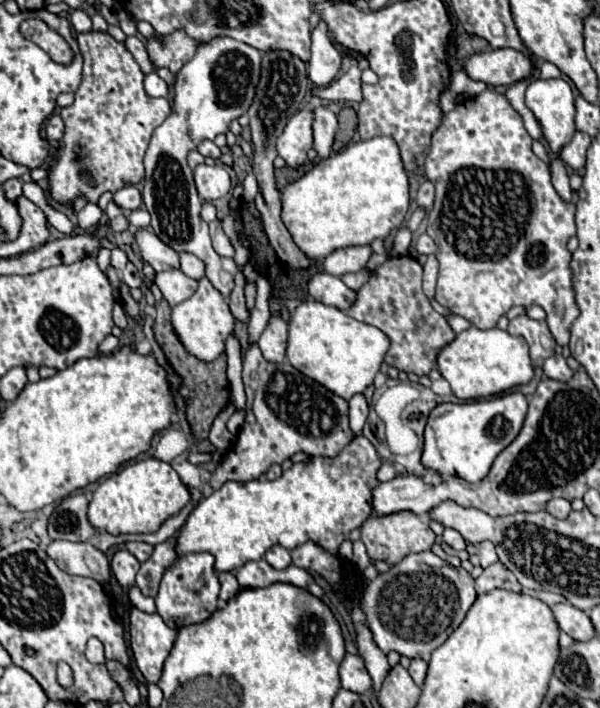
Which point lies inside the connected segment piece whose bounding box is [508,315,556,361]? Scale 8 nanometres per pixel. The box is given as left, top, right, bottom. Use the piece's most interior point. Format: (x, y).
(537, 335)

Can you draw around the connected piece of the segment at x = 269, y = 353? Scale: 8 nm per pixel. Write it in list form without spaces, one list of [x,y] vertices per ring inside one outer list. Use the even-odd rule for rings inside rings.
[[[272,317],[262,337],[258,339],[258,347],[266,361],[282,363],[286,359],[286,337],[288,337],[286,321],[282,317]]]

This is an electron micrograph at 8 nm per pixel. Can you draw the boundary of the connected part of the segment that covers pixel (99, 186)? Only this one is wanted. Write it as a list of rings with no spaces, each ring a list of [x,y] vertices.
[[[88,31],[78,35],[78,45],[84,55],[84,73],[82,85],[74,93],[74,103],[60,111],[64,121],[64,137],[58,143],[58,151],[50,159],[48,173],[48,193],[60,205],[72,207],[78,197],[86,197],[90,203],[98,203],[98,199],[110,191],[116,193],[124,185],[136,185],[144,179],[142,157],[148,149],[152,131],[162,125],[162,121],[170,115],[168,99],[148,97],[144,91],[144,73],[134,61],[132,53],[124,47],[124,43],[110,37],[108,31]]]

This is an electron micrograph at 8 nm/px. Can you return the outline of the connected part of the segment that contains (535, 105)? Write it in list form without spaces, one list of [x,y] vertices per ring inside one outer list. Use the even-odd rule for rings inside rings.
[[[538,79],[526,89],[526,107],[538,119],[552,151],[560,151],[574,129],[574,95],[564,79]]]

